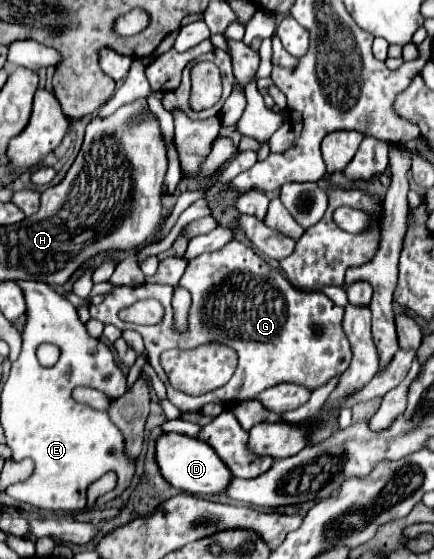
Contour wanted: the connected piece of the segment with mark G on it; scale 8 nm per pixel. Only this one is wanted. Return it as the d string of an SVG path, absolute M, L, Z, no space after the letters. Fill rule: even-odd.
M231 240L223 250L215 250L209 254L201 254L189 262L189 268L179 280L181 288L187 288L193 296L193 304L189 310L189 330L185 334L173 332L173 288L159 284L141 284L141 286L117 286L113 292L105 294L103 304L91 306L91 318L103 324L115 324L121 330L137 330L149 352L149 364L157 372L157 376L167 386L167 398L181 412L199 412L207 402L243 402L255 398L263 390L281 384L301 384L305 388L315 390L325 384L335 374L341 374L351 364L351 346L341 328L343 308L333 304L323 292L303 292L293 288L279 270L271 268L261 256L257 256L249 246ZM155 298L163 304L165 316L159 324L153 326L137 326L123 322L119 312L129 308L137 300ZM207 342L223 342L237 350L239 366L235 376L225 388L203 396L187 396L175 388L171 388L167 374L159 362L161 352L169 348L191 350Z

